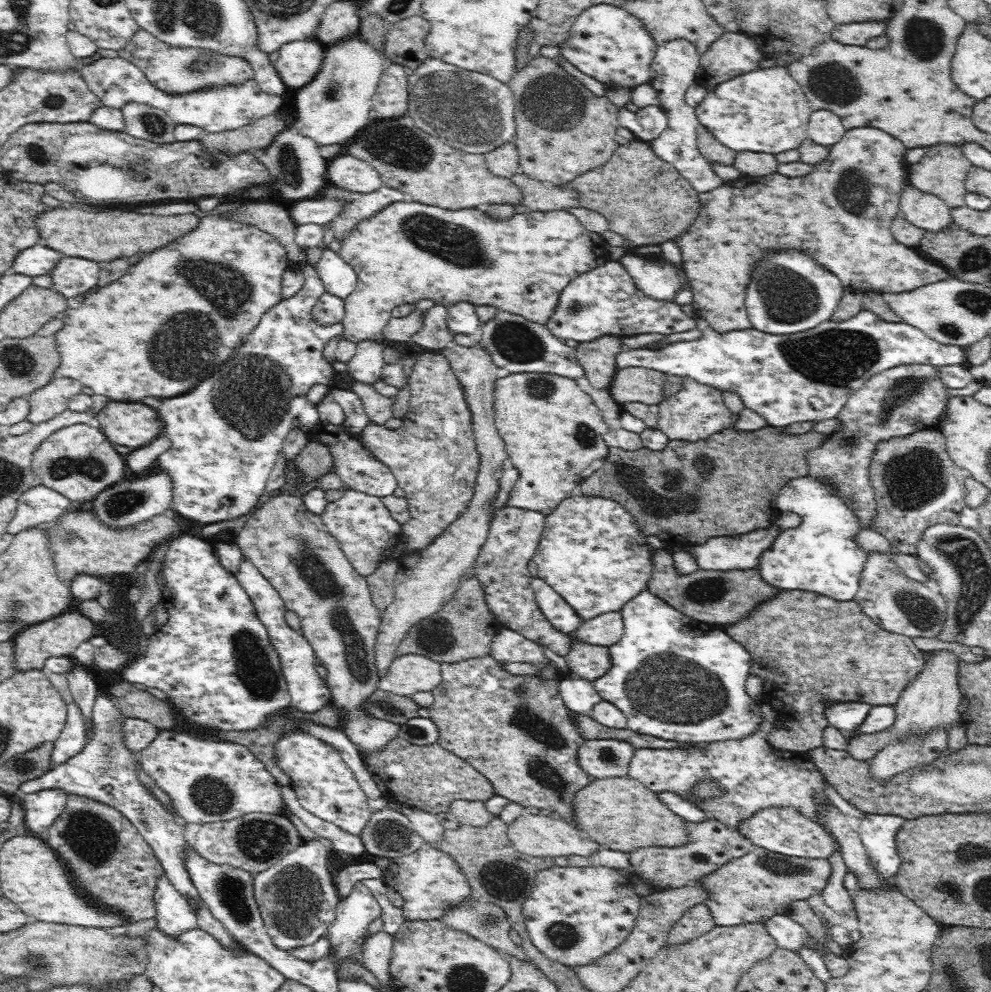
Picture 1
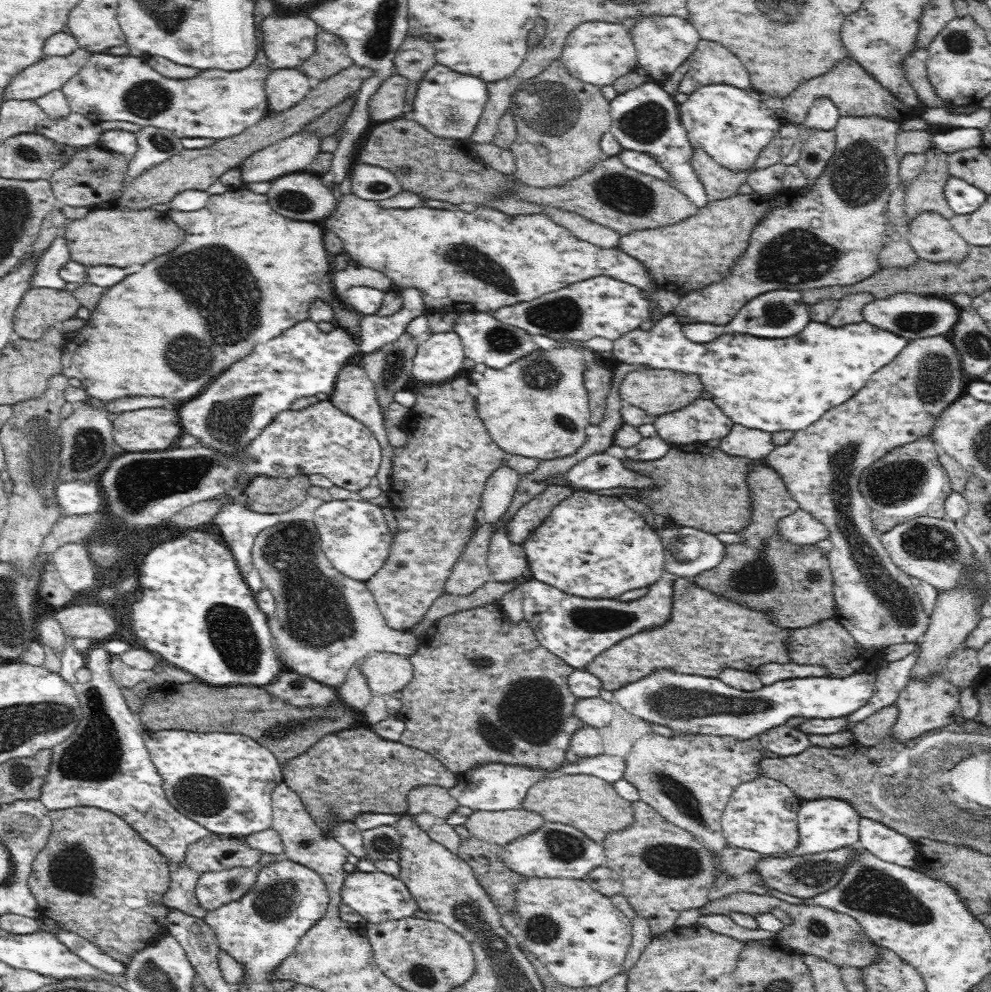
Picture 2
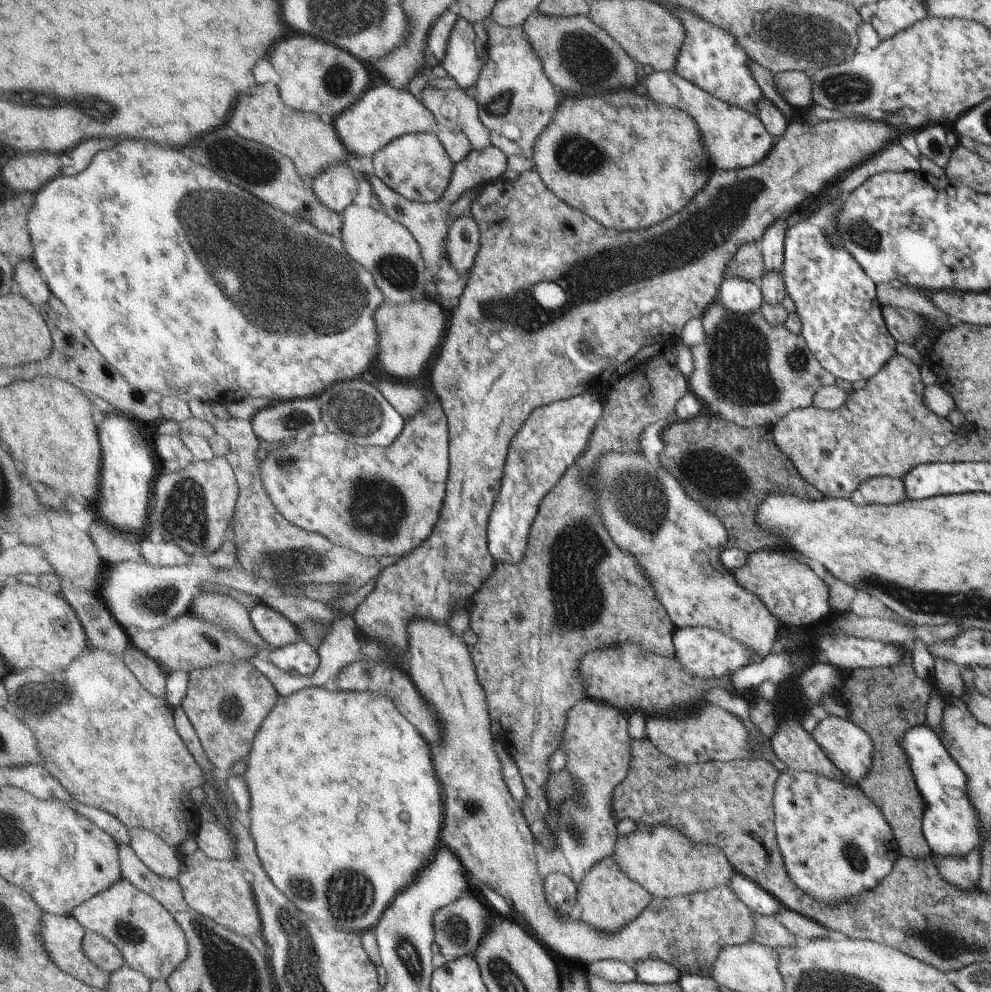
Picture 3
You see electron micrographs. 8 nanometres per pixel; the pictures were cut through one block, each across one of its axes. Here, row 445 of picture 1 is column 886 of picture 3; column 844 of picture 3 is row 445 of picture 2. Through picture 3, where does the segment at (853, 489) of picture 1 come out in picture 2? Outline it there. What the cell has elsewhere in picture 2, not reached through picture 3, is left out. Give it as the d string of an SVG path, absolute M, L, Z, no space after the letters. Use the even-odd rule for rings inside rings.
M928 335L912 339L886 366L874 372L866 386L849 401L830 409L813 425L794 432L786 443L775 446L765 458L766 464L782 477L799 508L812 514L829 530L829 539L834 545L828 561L833 577L835 615L862 650L880 652L888 645L916 643L925 634L930 615L924 611L911 577L894 565L878 540L880 532L874 528L870 507L858 488L858 479L863 470L892 449L930 436L941 412L966 392L968 384L962 378L962 369L950 337Z

